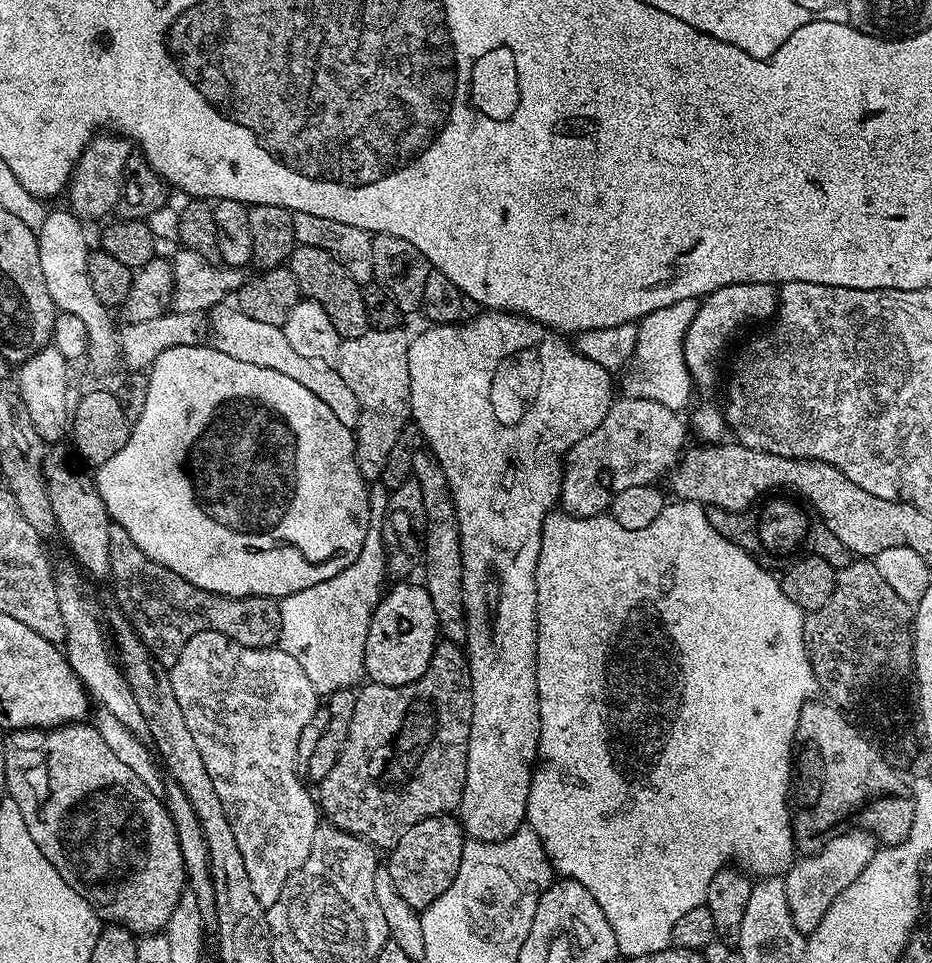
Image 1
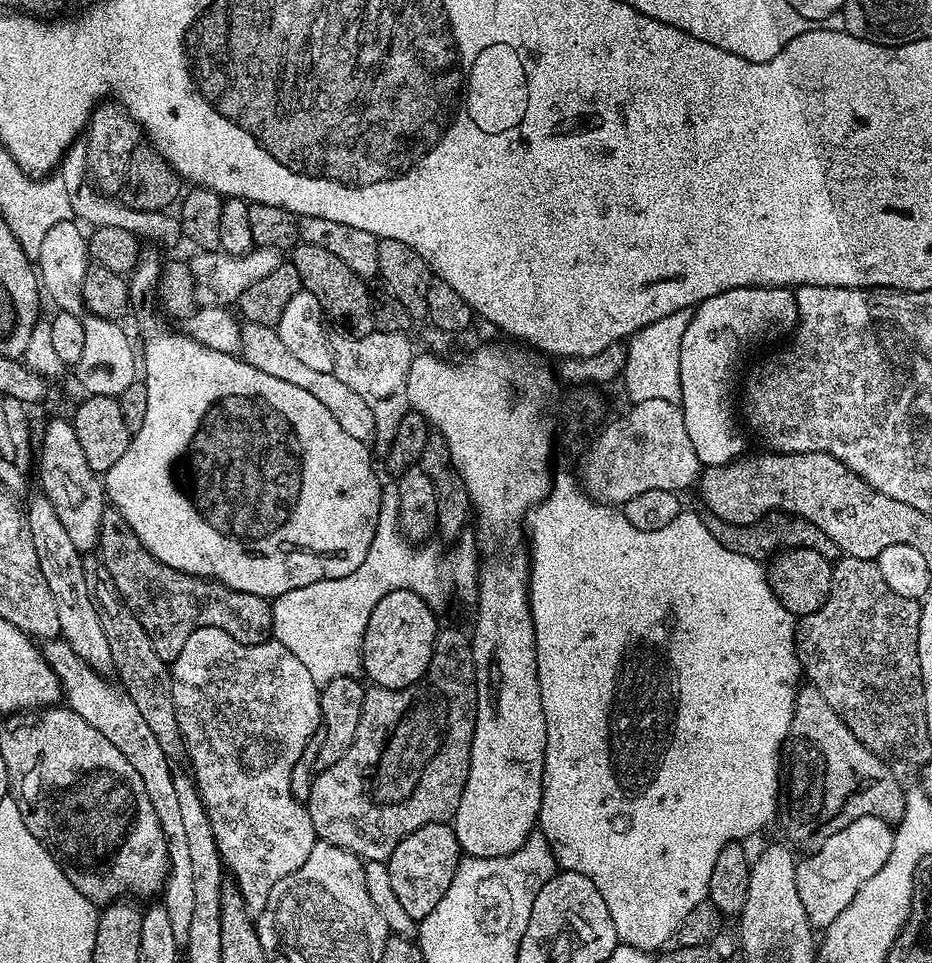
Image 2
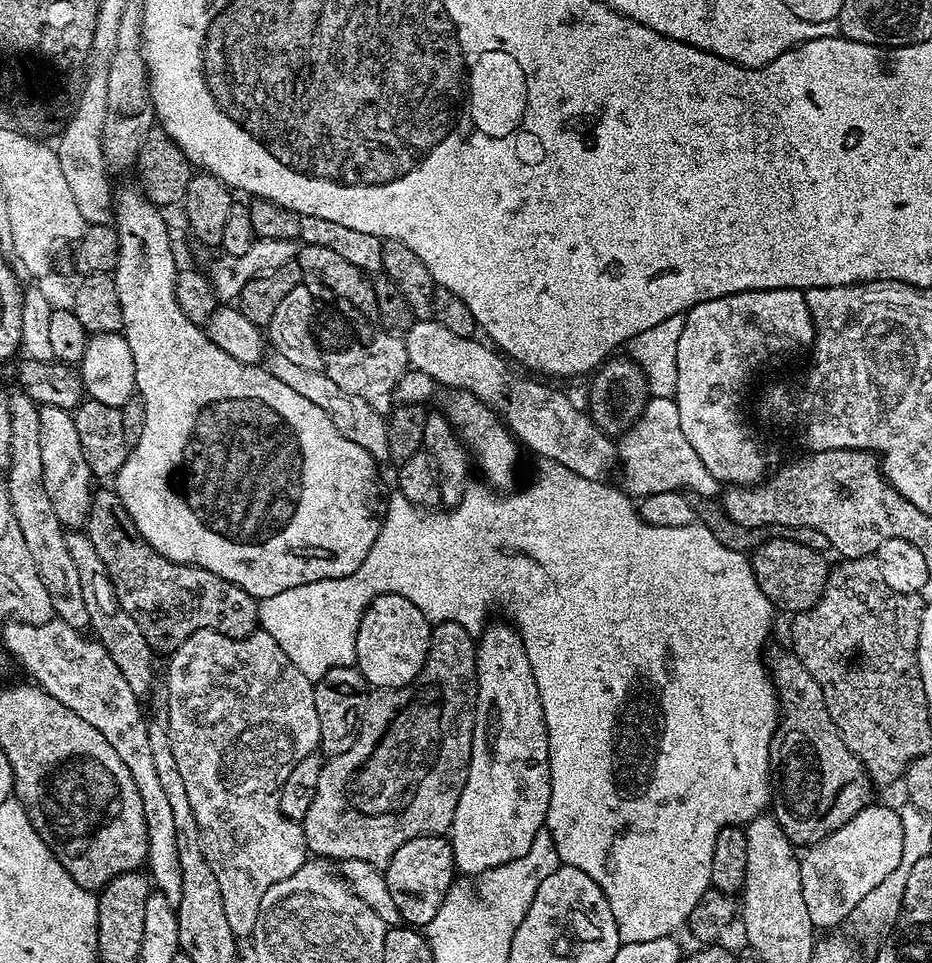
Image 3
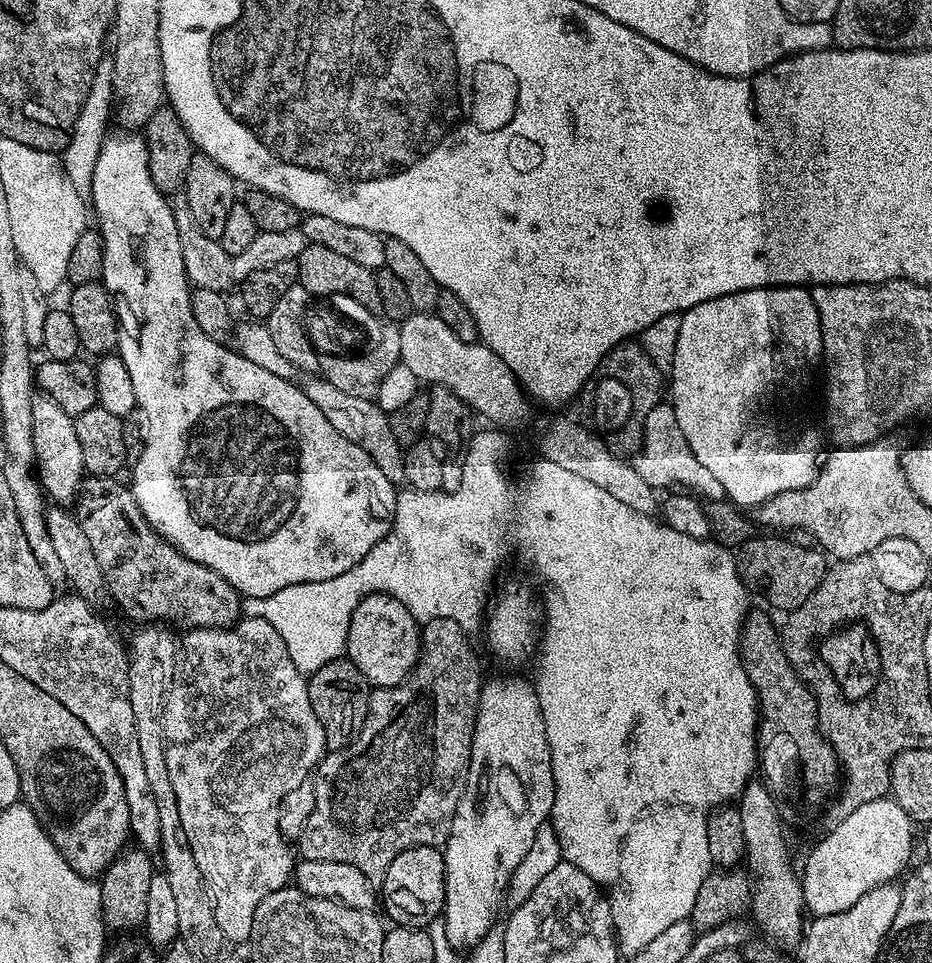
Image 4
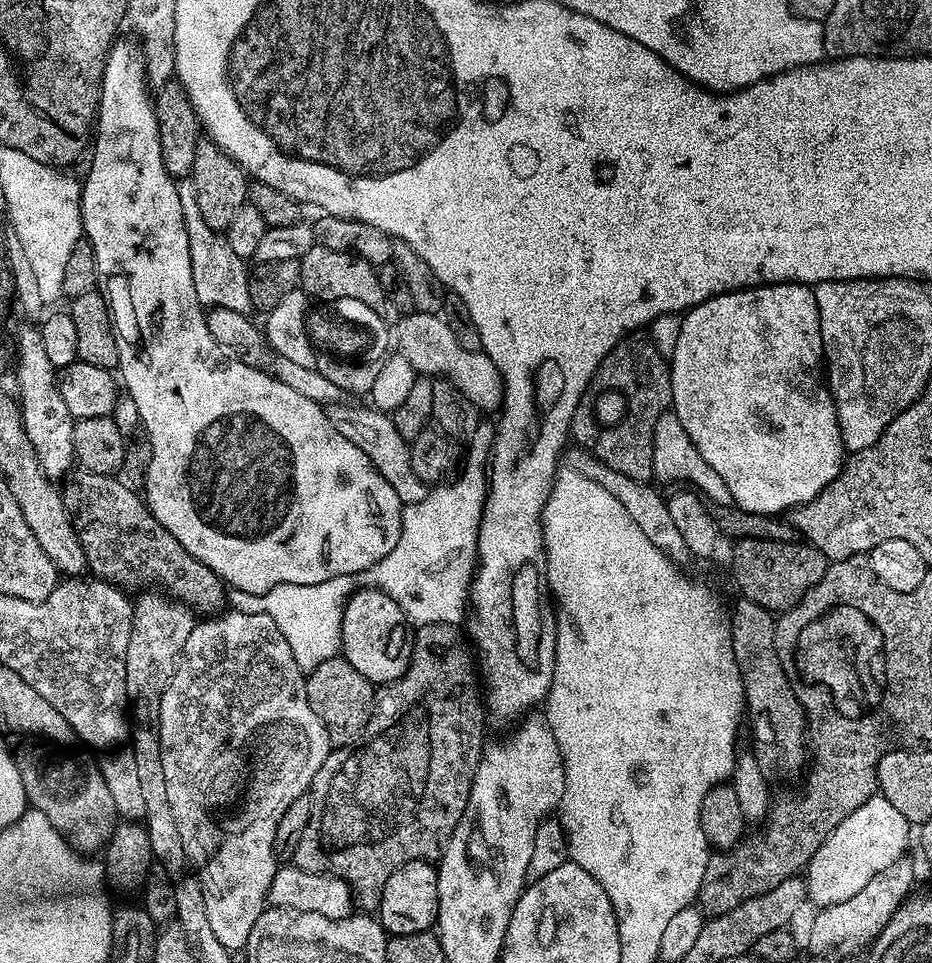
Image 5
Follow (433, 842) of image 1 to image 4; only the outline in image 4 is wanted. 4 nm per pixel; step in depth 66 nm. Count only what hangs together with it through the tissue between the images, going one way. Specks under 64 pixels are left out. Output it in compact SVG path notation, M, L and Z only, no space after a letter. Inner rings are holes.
M414 846L410 850L402 850L402 854L398 854L398 858L394 858L394 862L390 862L390 866L388 869L384 871L382 877L382 883L384 883L384 892L382 888L382 896L384 900L384 908L388 911L388 916L392 919L391 923L393 925L402 927L402 928L423 928L427 929L429 926L428 924L432 924L435 922L437 923L438 917L444 911L444 895L446 894L446 874L444 873L444 853L441 851L440 848L431 848L430 846Z

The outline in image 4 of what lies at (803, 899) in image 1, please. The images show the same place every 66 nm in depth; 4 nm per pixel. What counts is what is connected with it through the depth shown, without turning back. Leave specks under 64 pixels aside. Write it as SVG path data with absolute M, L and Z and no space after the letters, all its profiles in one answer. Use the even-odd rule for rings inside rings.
M885 798L858 806L854 814L828 830L832 832L826 833L809 854L804 872L802 870L805 909L813 917L842 914L842 910L850 910L862 894L877 884L895 881L909 867L912 828L913 821L894 799Z

